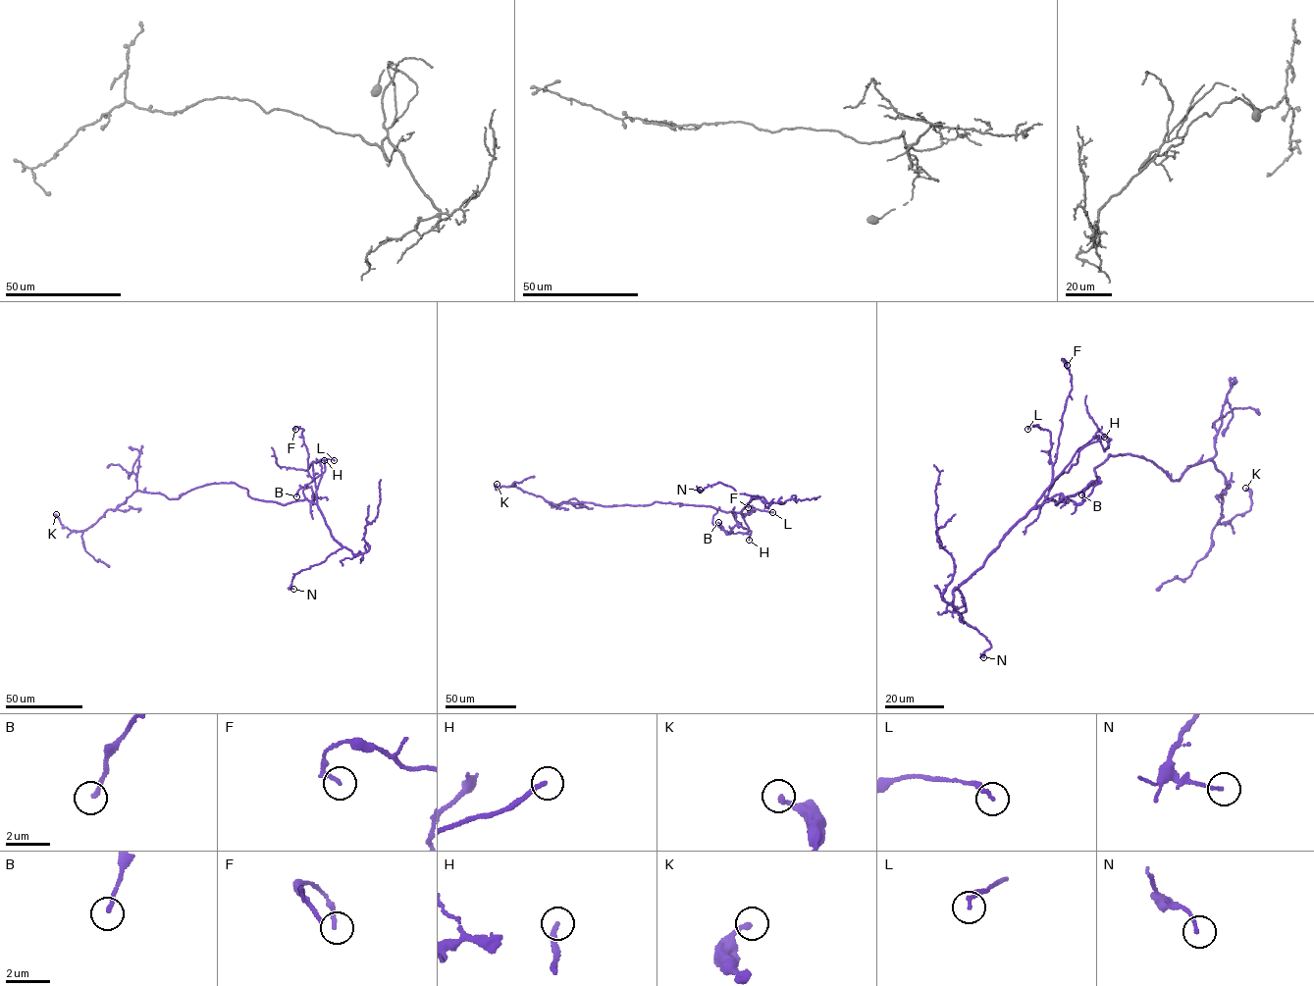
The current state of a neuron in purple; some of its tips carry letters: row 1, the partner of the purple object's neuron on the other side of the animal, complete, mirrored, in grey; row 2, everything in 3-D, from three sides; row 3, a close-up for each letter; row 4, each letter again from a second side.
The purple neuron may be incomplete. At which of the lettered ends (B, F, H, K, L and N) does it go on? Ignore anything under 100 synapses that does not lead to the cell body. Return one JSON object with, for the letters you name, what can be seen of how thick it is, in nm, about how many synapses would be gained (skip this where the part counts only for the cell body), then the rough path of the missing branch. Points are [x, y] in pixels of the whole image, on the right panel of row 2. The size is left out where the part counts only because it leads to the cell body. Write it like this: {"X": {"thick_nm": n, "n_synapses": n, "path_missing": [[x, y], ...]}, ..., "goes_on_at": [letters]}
{"H": {"thick_nm": 190, "path_missing": [[1104, 437], [1117, 435], [1134, 443], [1147, 443], [1160, 456]]}, "goes_on_at": ["H"]}

